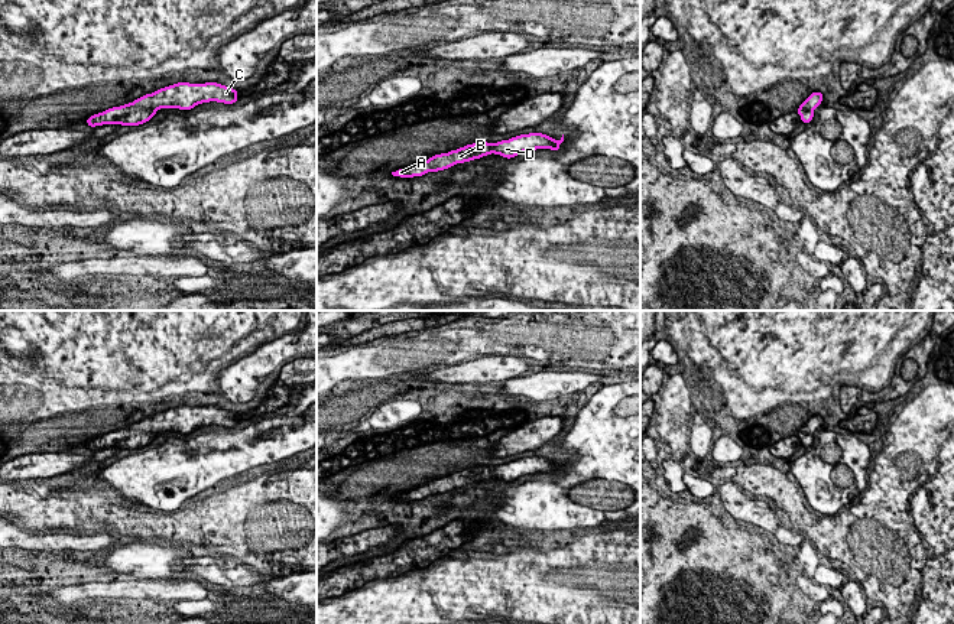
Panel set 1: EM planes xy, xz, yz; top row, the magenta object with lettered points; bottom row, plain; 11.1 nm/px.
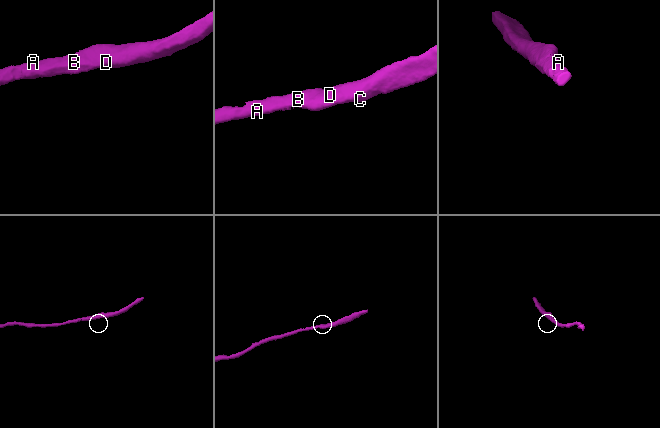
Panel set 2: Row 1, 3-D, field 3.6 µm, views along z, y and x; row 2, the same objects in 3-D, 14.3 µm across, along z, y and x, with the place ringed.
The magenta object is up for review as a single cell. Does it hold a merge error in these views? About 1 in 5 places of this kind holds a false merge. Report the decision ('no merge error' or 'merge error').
no merge error

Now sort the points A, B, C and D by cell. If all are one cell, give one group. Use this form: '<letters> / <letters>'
A B C D

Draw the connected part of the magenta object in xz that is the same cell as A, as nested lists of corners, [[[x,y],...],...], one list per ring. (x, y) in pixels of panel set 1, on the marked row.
[[[529,133],[512,137],[509,140],[502,140],[497,143],[473,143],[465,144],[457,150],[448,153],[441,153],[429,157],[428,160],[418,162],[406,169],[398,169],[392,172],[393,176],[412,178],[422,176],[428,172],[445,170],[455,163],[465,163],[467,160],[473,162],[490,153],[500,155],[506,159],[512,159],[523,152],[536,150],[536,149],[551,149],[559,150],[559,144],[564,142],[564,134],[559,142],[543,134],[543,133]]]

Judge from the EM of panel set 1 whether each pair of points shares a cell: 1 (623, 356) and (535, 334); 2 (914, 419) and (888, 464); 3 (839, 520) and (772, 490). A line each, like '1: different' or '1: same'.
1: same
2: same
3: same

